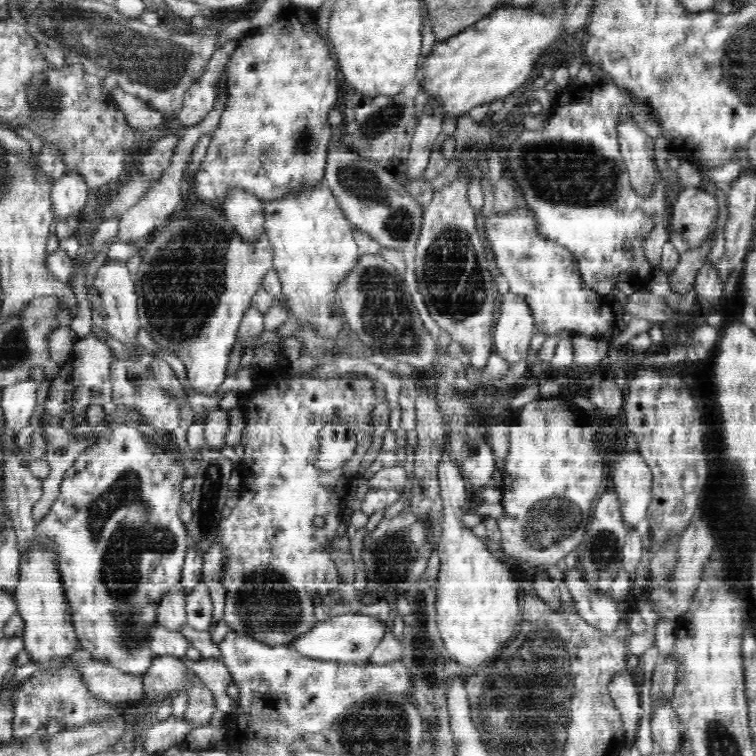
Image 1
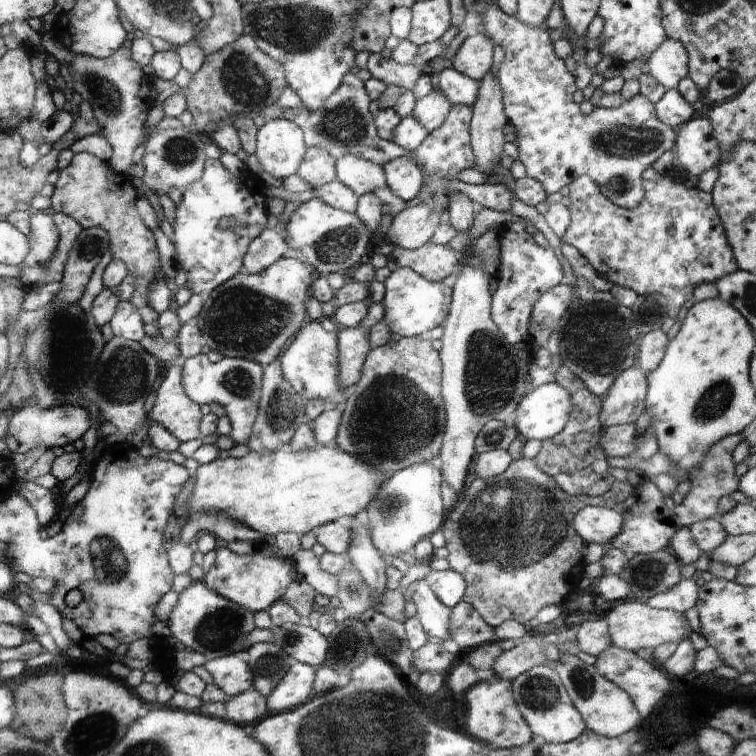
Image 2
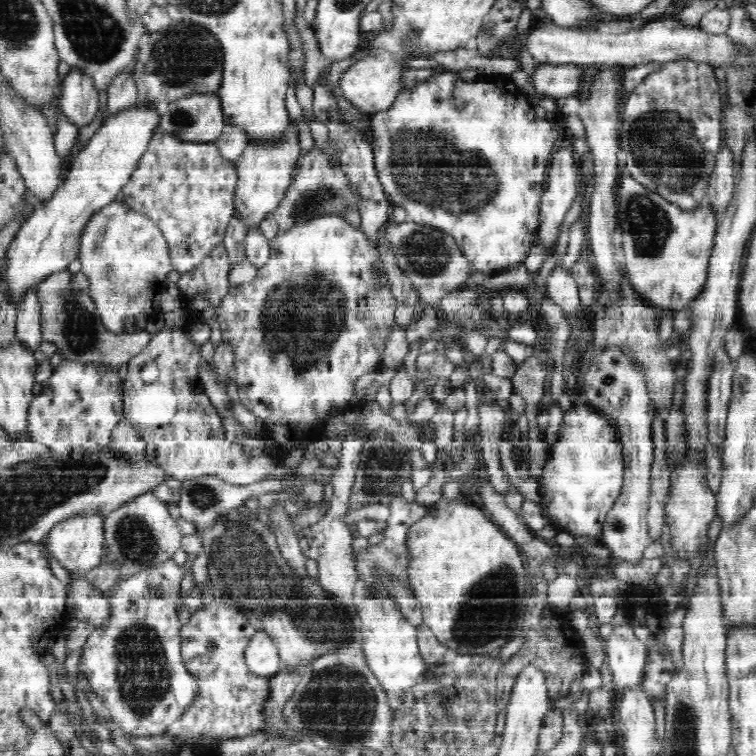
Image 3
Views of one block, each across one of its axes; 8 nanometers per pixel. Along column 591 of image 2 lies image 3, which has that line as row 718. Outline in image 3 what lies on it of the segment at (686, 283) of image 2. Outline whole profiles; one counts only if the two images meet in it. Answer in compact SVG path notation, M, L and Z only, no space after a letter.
M208 604L204 605L201 608L195 610L192 613L192 616L188 623L182 625L181 628L181 655L182 661L185 662L186 669L188 669L193 675L194 678L198 681L198 690L196 696L193 698L191 705L187 708L185 713L182 713L174 722L173 724L166 729L166 735L170 735L173 738L178 739L179 744L176 744L175 748L172 753L179 752L179 746L187 745L187 746L197 746L195 749L199 751L201 749L200 746L204 746L202 738L207 736L212 739L210 744L219 744L220 741L228 740L231 738L246 736L249 734L254 734L255 732L260 732L265 729L265 716L263 713L263 708L265 705L265 700L268 698L269 695L269 677L266 676L257 676L251 672L248 668L248 665L245 663L245 648L248 646L250 640L252 640L254 633L257 631L252 625L246 622L246 616L244 614L240 614L238 610L232 606L228 606L229 604Z

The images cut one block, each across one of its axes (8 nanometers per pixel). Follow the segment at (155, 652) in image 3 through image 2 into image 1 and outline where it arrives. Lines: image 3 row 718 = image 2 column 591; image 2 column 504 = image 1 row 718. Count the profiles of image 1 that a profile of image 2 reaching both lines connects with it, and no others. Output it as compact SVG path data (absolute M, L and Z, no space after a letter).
M70 660L65 664L65 668L58 672L41 669L22 684L18 684L11 692L11 704L14 705L14 714L11 715L14 736L18 739L32 736L38 728L48 726L47 722L50 720L60 722L61 730L74 730L84 726L86 722L102 722L107 717L112 720L118 708L118 704L106 703L92 695L86 688L80 671Z

